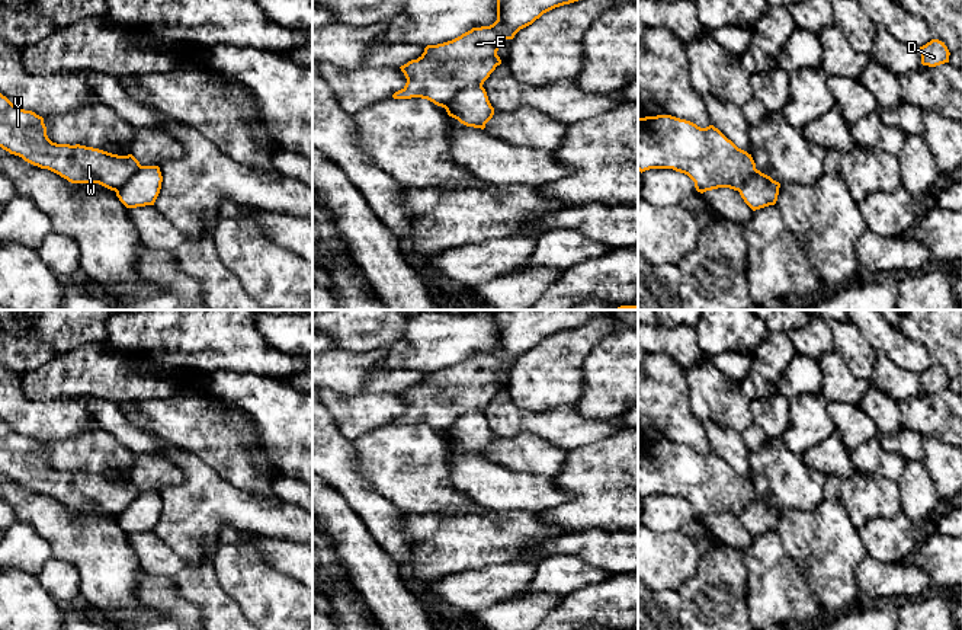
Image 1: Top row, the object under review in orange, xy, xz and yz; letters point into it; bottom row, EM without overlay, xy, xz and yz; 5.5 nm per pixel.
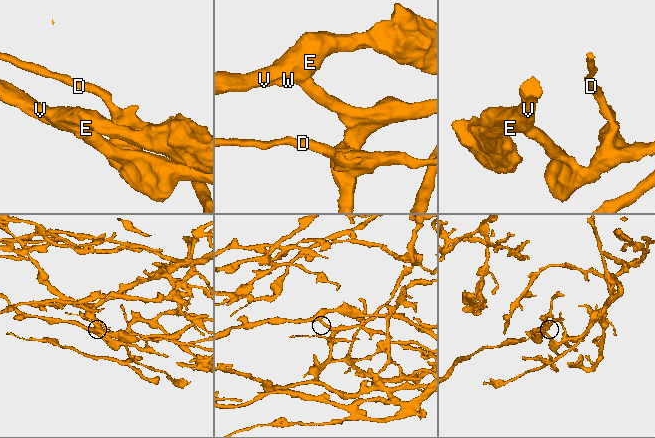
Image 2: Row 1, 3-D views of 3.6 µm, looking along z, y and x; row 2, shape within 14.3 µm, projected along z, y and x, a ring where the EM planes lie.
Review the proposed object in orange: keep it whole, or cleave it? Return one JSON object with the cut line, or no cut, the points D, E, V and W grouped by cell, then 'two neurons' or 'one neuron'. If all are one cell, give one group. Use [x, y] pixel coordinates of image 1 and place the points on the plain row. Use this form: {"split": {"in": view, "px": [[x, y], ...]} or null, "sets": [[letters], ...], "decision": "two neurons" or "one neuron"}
{"split": {"in": "xz", "px": [[481, 411], [462, 413], [443, 432]]}, "sets": [["D"], ["E", "V", "W"]], "decision": "two neurons"}

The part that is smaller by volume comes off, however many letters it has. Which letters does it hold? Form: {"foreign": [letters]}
{"foreign": ["E", "V", "W"]}

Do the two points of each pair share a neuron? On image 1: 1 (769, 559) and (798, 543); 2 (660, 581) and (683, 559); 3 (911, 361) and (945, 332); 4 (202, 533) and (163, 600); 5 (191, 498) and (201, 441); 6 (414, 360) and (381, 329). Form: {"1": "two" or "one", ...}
{"1": "two", "2": "one", "3": "two", "4": "two", "5": "two", "6": "two"}

